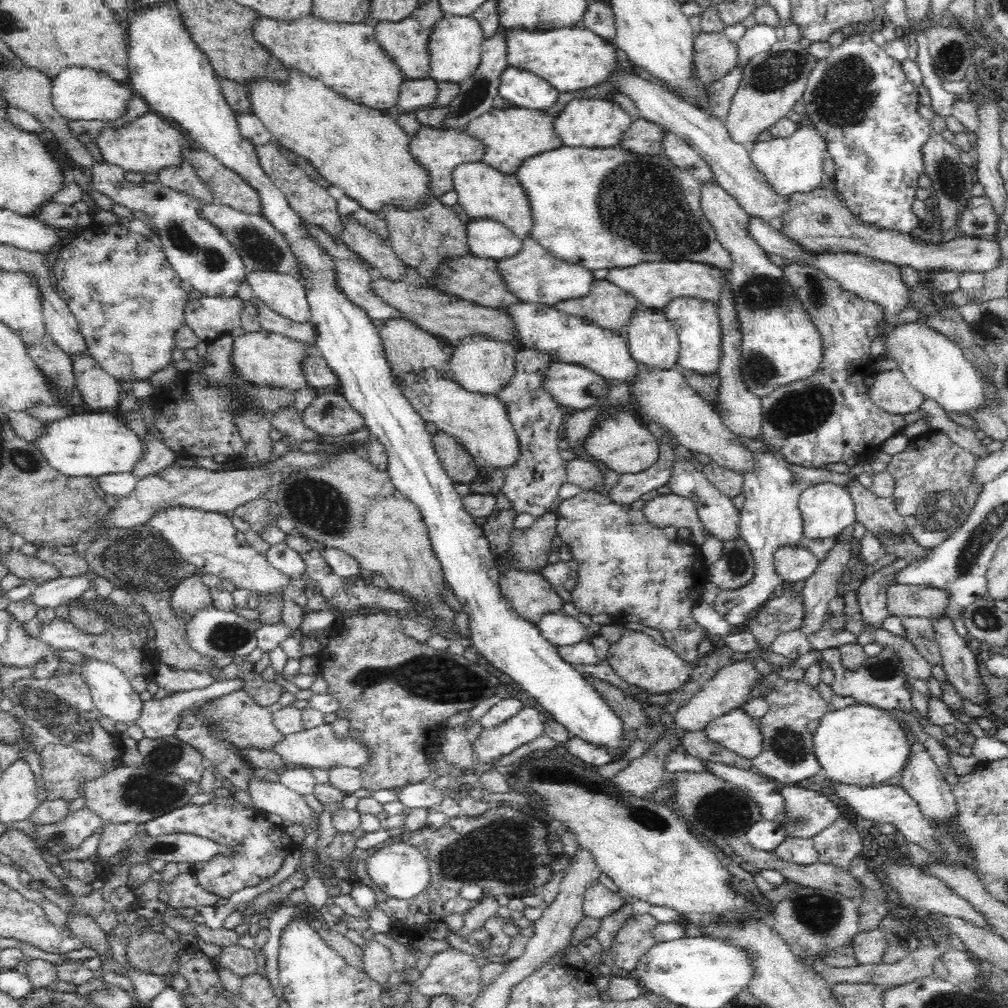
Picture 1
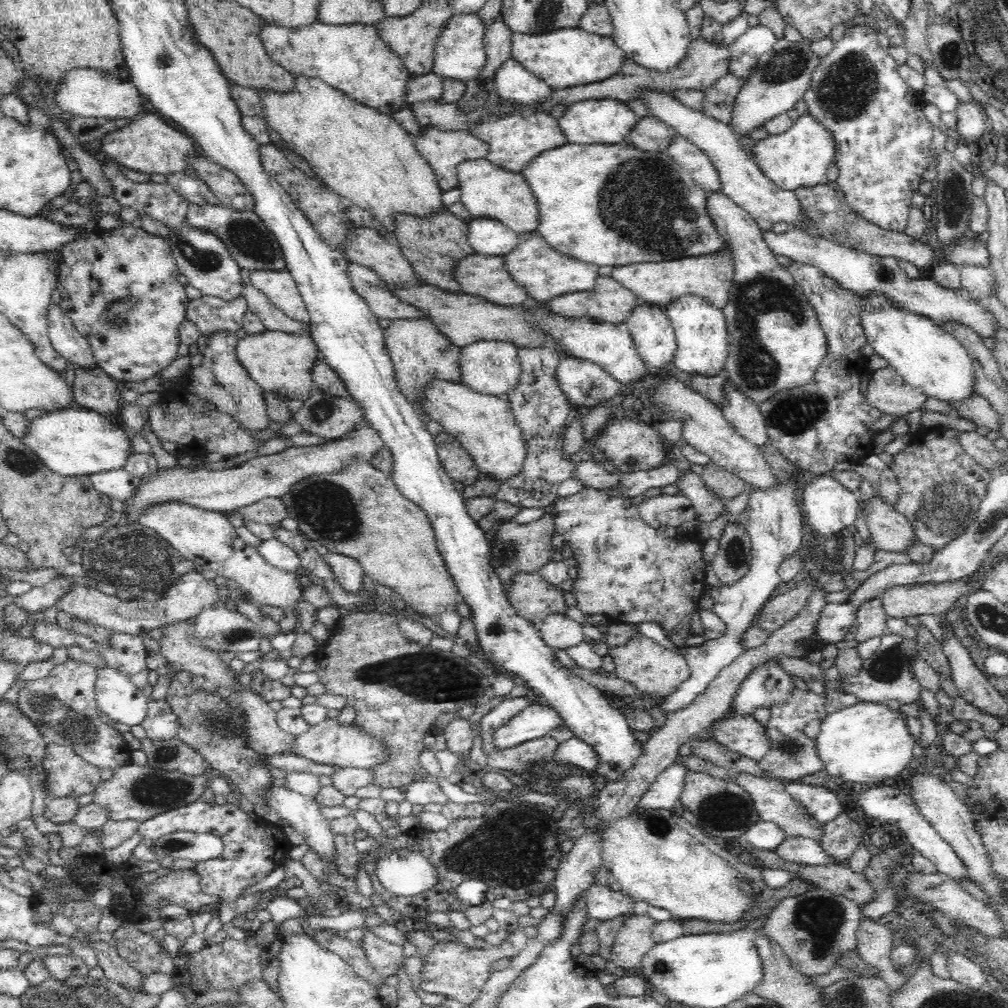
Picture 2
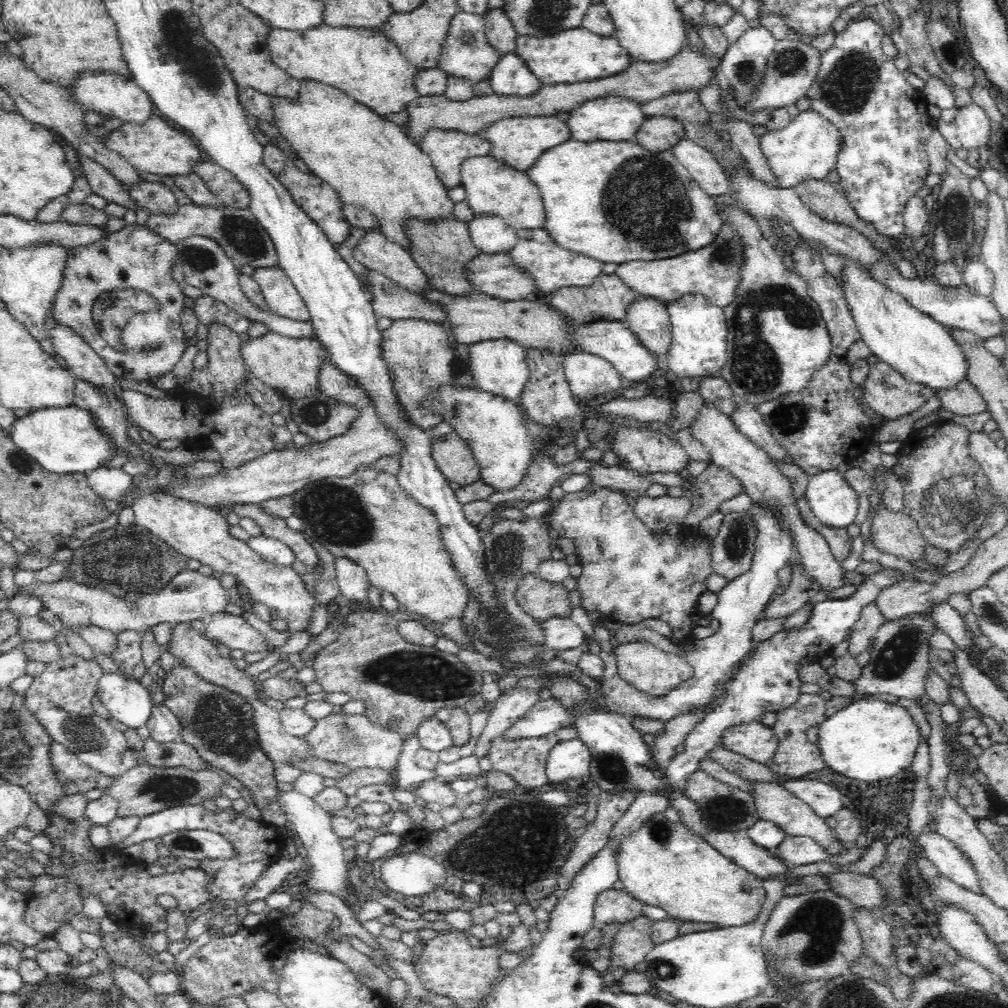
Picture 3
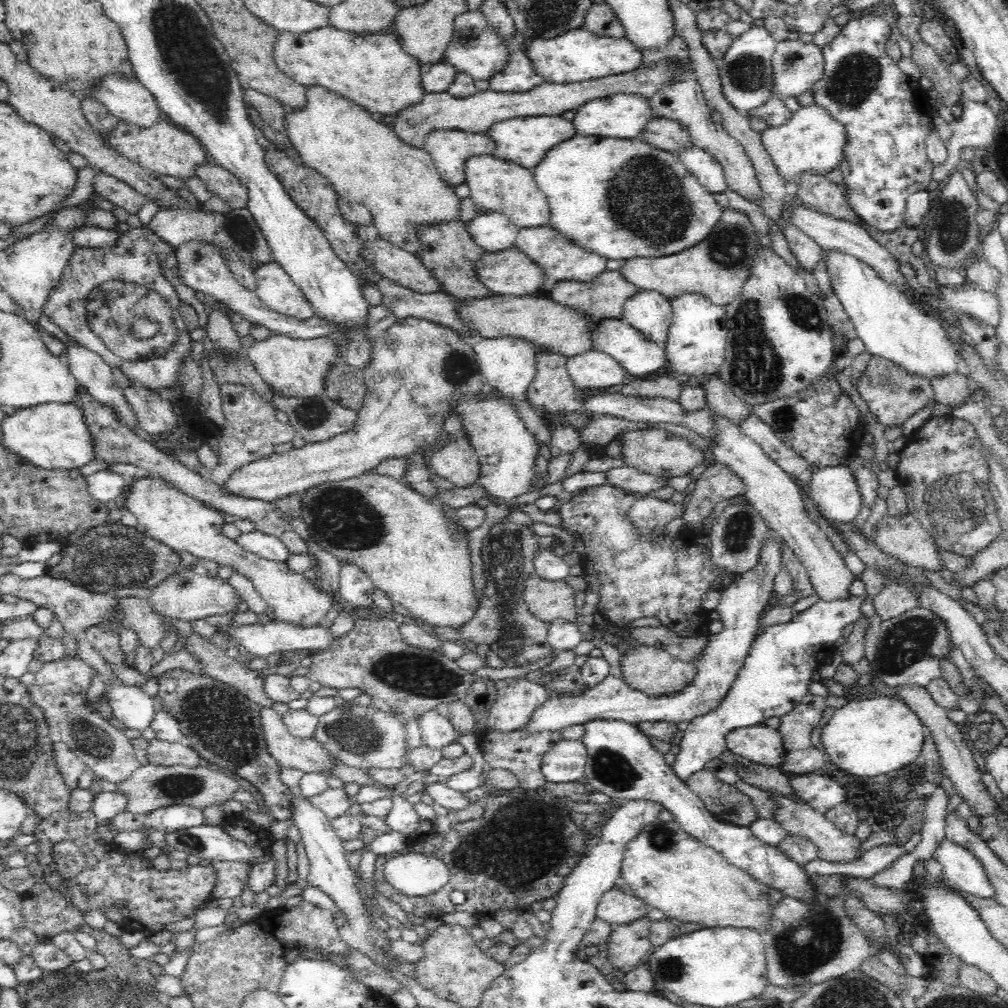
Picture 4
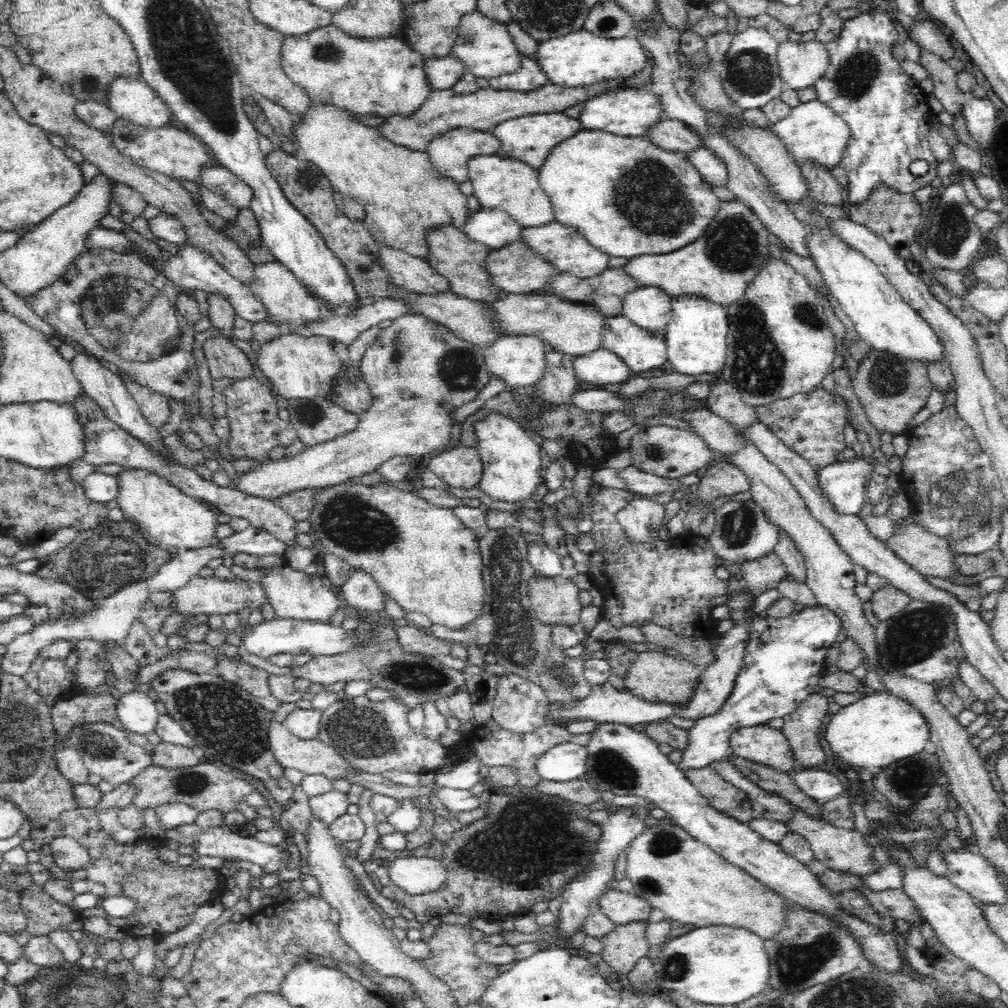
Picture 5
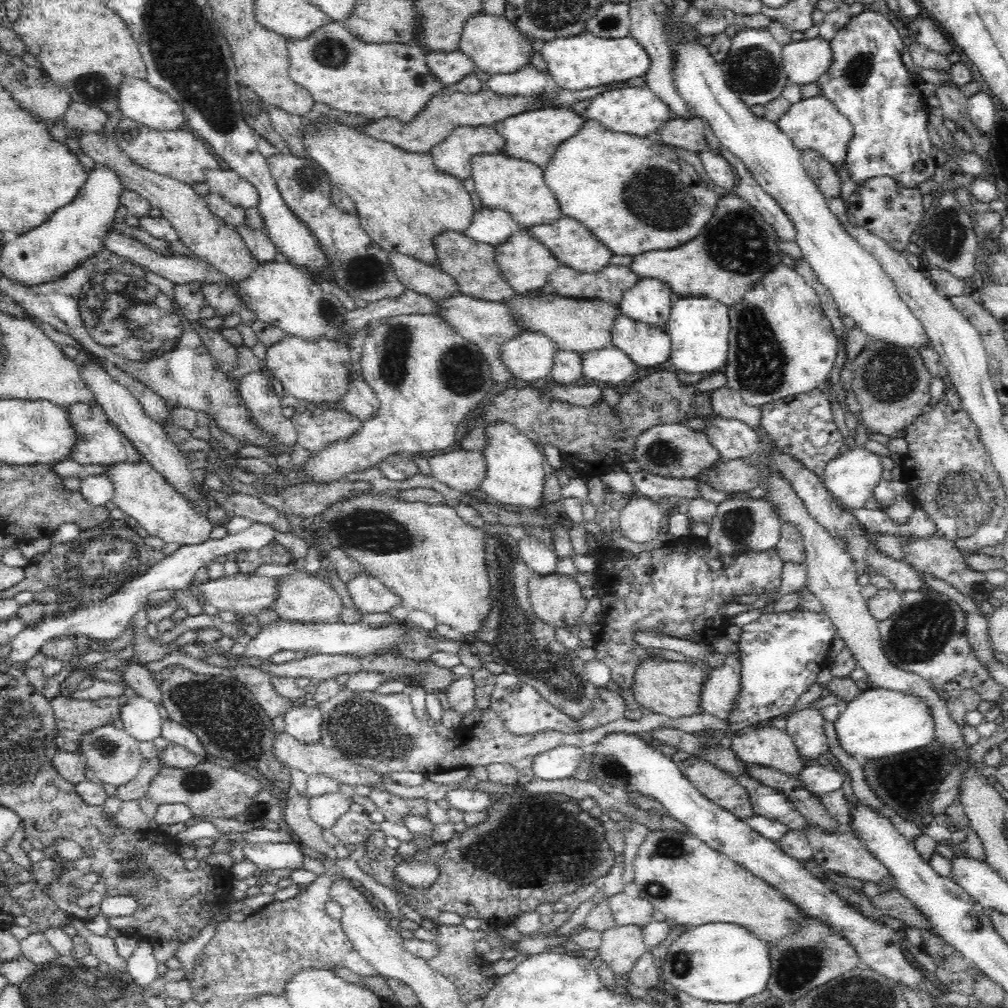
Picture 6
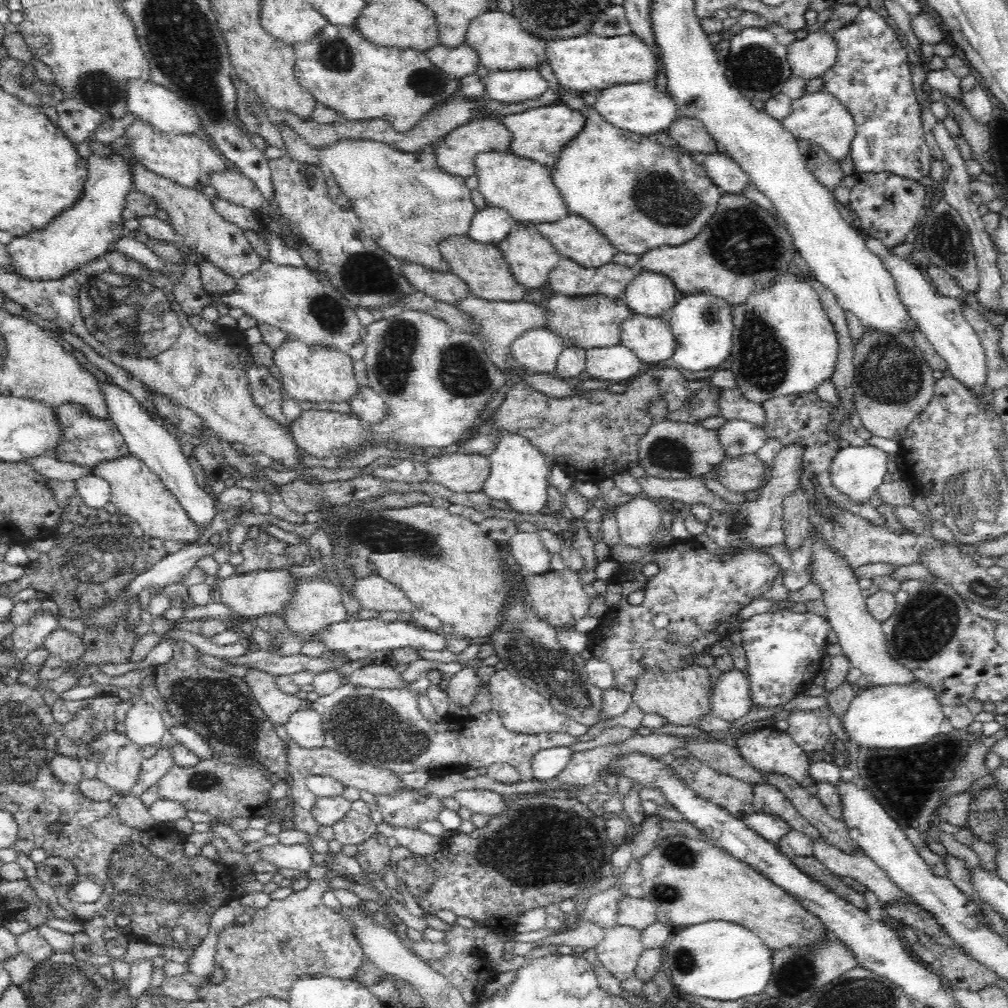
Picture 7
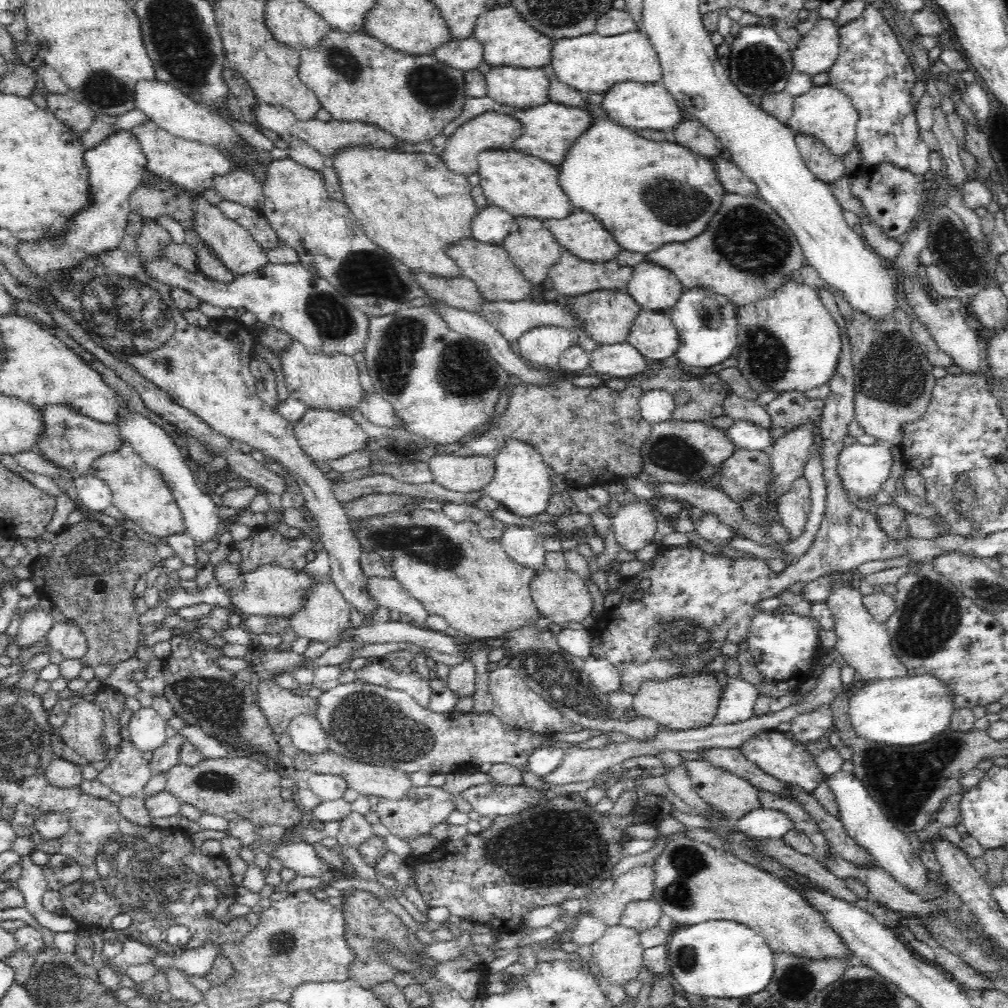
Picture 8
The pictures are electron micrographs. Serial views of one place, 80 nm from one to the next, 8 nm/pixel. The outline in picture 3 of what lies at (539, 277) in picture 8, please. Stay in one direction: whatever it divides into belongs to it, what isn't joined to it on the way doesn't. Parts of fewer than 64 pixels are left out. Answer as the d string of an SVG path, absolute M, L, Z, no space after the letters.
M481 252L466 264L464 273L476 293L492 296L496 300L524 300L534 295L535 284L532 284L531 276L522 274L522 270L515 266L514 262L511 262L509 252L496 254Z

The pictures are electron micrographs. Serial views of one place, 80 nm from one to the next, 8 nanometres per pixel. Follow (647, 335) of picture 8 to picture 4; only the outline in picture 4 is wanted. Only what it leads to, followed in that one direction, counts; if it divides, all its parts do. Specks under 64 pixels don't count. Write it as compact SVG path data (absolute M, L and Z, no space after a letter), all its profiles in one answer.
M621 318L599 321L590 330L589 342L592 349L610 355L610 358L614 359L618 366L626 371L628 377L636 379L646 379L648 375L664 366L664 361L666 360L664 346L642 338L642 335L634 330L634 327L629 322Z

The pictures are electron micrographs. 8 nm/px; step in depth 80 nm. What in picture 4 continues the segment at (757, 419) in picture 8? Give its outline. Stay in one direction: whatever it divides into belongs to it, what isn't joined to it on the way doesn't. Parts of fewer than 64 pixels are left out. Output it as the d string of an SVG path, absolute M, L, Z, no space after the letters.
M717 375L703 379L702 388L706 391L706 407L712 413L725 416L734 424L738 425L748 413L752 412L751 407L743 403L734 394L732 387Z

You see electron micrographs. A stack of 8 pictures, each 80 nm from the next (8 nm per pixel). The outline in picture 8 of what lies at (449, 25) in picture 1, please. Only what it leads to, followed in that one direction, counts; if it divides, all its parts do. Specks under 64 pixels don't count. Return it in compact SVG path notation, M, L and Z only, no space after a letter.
M510 5L500 6L482 13L471 30L471 36L478 39L483 48L483 60L491 67L518 67L539 69L551 64L551 45L555 40L534 30L518 11Z

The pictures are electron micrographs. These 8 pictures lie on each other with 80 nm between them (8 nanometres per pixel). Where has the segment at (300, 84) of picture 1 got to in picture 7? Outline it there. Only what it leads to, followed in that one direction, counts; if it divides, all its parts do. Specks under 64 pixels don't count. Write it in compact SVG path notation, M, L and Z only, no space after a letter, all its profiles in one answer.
M342 138L316 153L349 199L364 235L400 260L450 272L438 242L446 236L468 236L477 212L464 178L442 171L432 152L403 152L374 140Z

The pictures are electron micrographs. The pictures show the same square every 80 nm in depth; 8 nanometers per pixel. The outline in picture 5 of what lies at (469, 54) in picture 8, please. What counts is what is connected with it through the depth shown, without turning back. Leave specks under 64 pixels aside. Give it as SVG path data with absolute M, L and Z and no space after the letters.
M449 55L437 59L426 59L424 64L426 80L430 83L432 90L451 89L460 80L464 70L462 62Z

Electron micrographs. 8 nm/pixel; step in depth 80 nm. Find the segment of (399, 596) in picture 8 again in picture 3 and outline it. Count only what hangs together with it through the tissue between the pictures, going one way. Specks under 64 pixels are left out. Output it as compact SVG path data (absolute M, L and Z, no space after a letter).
M336 558L336 578L341 597L350 603L367 604L369 583L366 571L353 560Z

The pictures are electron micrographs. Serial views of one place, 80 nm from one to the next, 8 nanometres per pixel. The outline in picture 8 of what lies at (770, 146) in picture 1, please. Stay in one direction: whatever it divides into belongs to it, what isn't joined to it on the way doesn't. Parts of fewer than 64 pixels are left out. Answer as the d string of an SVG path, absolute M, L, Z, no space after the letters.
M819 85L811 88L806 94L794 99L792 116L786 120L790 130L802 135L810 135L823 143L831 155L842 157L856 147L858 112L850 104L850 98L834 86Z

